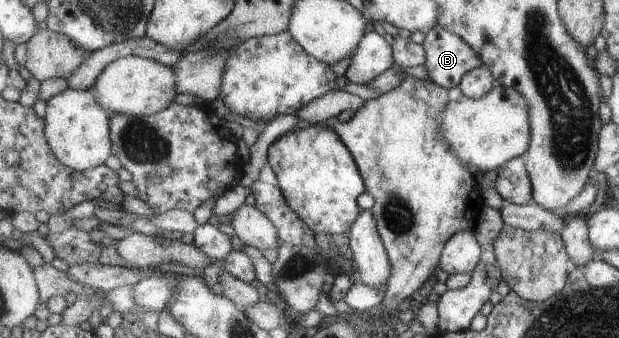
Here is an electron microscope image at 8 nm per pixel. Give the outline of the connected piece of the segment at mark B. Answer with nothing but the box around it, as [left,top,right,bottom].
[423,27,484,89]

